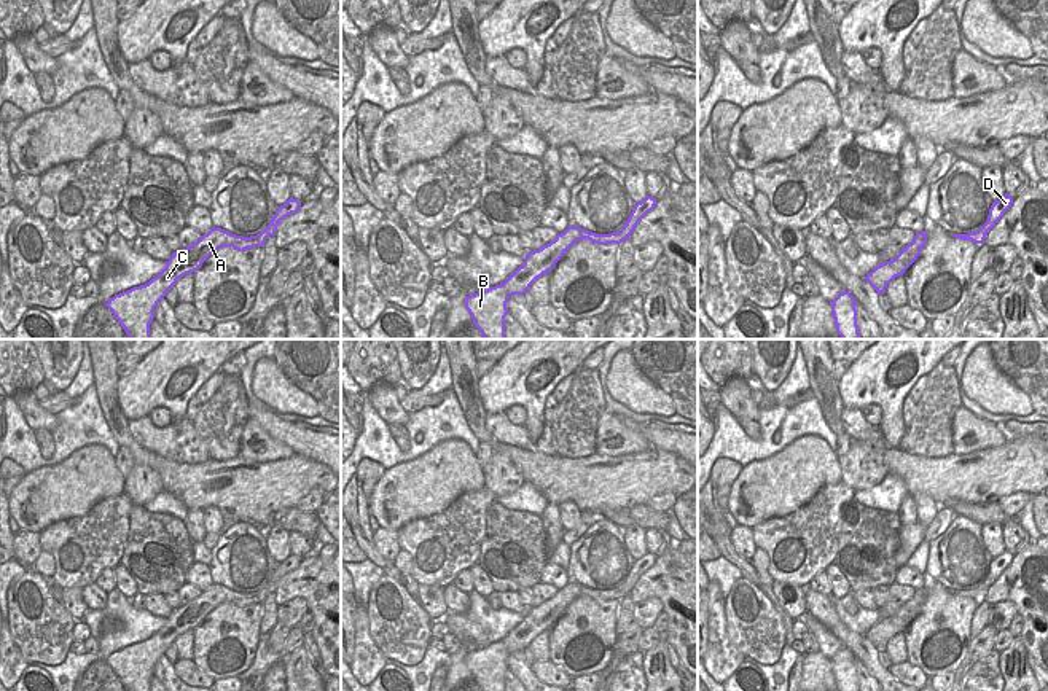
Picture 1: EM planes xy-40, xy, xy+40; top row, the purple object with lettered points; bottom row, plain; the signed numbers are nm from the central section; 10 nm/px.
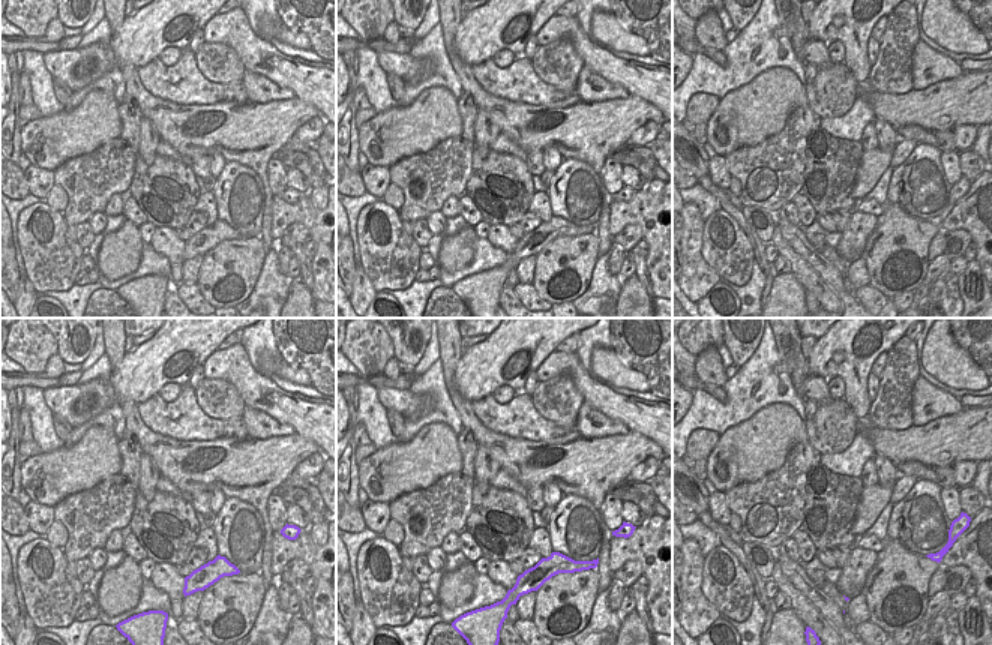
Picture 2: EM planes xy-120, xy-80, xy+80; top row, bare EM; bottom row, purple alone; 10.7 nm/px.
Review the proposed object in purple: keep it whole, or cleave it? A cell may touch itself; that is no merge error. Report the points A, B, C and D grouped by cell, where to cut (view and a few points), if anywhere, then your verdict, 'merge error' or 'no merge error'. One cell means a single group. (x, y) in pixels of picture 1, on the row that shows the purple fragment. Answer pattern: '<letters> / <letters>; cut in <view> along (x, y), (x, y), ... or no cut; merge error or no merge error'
A B C D; no cut; no merge error

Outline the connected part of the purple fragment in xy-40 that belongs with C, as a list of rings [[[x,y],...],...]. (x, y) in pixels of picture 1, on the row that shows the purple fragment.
[[[290,197],[284,205],[277,207],[271,223],[260,234],[250,237],[236,236],[213,226],[197,242],[172,253],[166,261],[166,267],[148,283],[115,295],[105,306],[119,322],[129,339],[150,339],[154,307],[178,279],[197,271],[221,247],[233,247],[239,252],[263,247],[269,236],[276,236],[279,223],[288,215],[296,213],[299,207],[301,202]]]

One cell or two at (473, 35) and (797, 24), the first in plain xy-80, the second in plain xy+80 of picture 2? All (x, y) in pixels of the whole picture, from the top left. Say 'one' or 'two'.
two

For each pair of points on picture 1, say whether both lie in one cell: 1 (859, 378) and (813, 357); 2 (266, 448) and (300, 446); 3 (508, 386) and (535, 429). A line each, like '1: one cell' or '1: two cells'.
1: two cells
2: two cells
3: one cell

